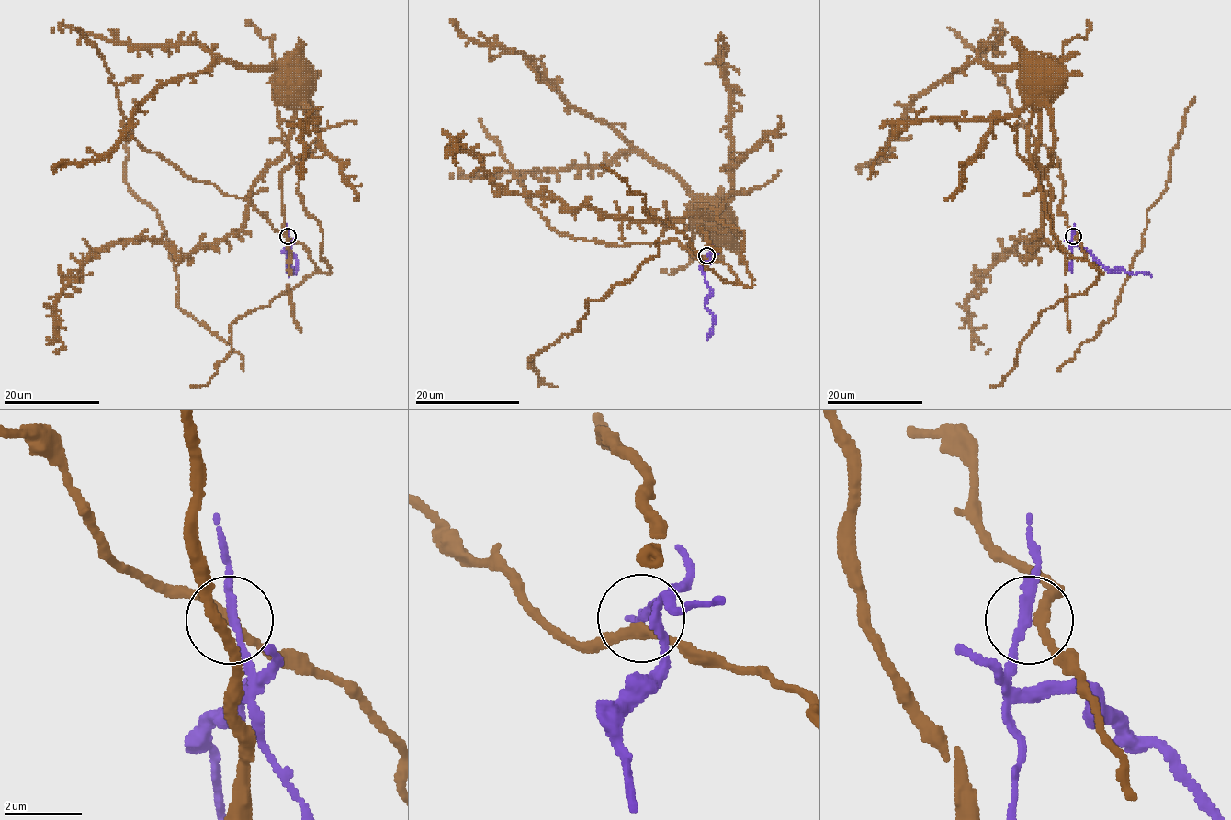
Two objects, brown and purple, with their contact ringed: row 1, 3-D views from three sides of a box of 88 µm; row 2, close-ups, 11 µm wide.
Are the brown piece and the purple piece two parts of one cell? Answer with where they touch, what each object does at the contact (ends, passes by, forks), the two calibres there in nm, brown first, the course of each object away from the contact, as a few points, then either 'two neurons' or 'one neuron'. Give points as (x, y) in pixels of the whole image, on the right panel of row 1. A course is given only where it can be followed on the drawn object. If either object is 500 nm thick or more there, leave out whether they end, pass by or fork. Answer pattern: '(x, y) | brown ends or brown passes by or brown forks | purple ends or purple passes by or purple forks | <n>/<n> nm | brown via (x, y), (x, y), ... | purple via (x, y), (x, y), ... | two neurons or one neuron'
(1073, 236) | brown passes by | purple passes by | 220/200 nm | brown via (1074, 237), (1103, 273), (1072, 257), (1050, 229), (1028, 154), (1036, 100), (1022, 78), (1028, 77) | purple via (1074, 237), (1071, 244), (1081, 245), (1110, 270), (1145, 273), (1152, 277) | two neurons

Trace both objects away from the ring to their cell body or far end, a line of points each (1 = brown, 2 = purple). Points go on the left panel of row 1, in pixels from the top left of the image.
1: (288, 237), (329, 273), (321, 257), (321, 229), (305, 210), (298, 168), (278, 127), (275, 88), (288, 77)
2: (288, 237), (290, 245), (286, 251), (286, 260), (293, 268), (287, 269), (294, 274), (288, 277)

